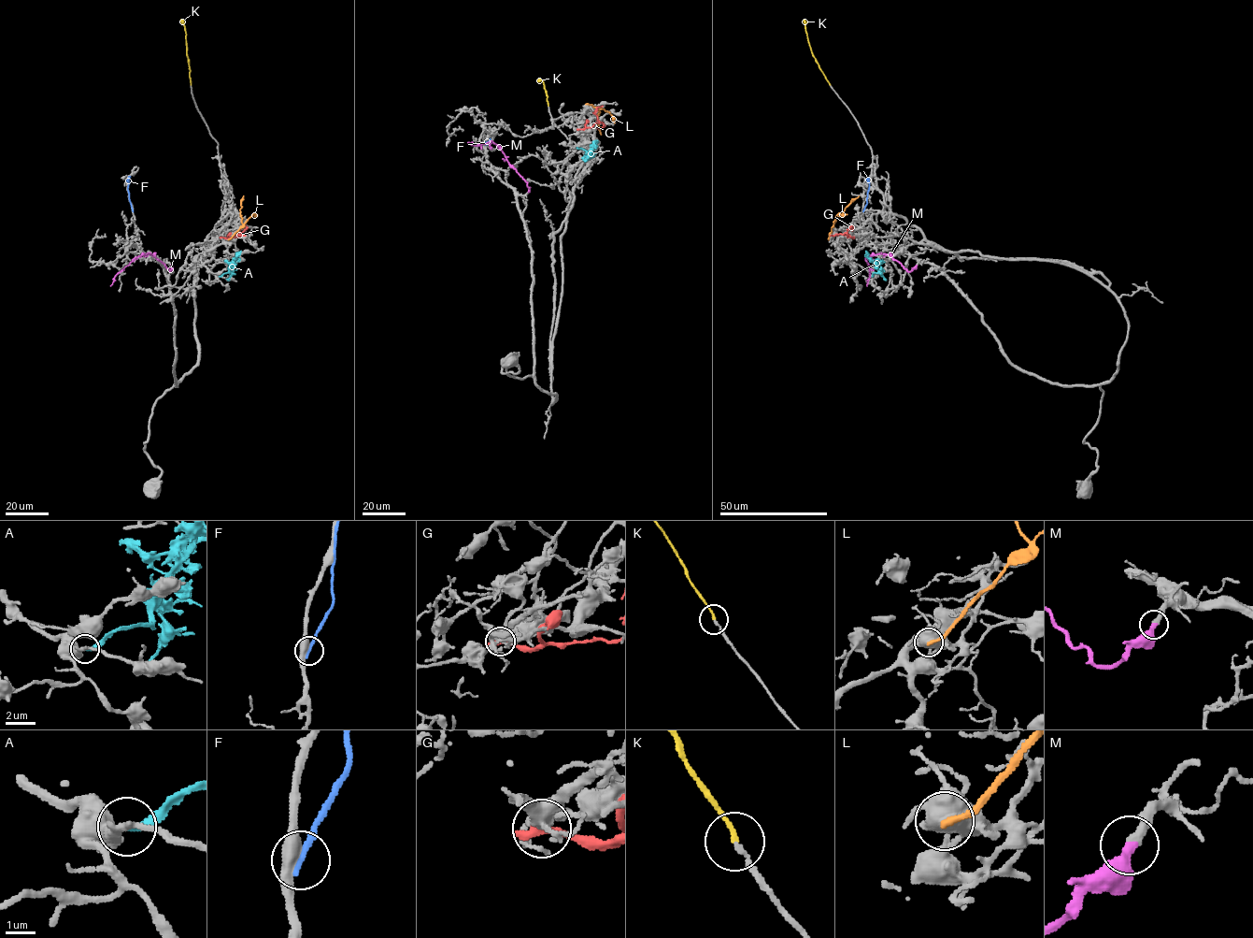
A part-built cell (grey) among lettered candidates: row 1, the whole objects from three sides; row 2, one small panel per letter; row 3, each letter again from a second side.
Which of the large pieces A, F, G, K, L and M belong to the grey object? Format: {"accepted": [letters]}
{"accepted": ["K", "M"]}

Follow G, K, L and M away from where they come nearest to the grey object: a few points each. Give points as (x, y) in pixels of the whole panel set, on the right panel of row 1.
G: (853, 237), (847, 237), (845, 233), (830, 236)
K: (830, 84), (812, 52), (804, 20)
L: (829, 239), (836, 219), (859, 196)
M: (917, 266), (908, 271), (888, 254), (871, 254), (865, 259), (870, 275), (867, 286)

